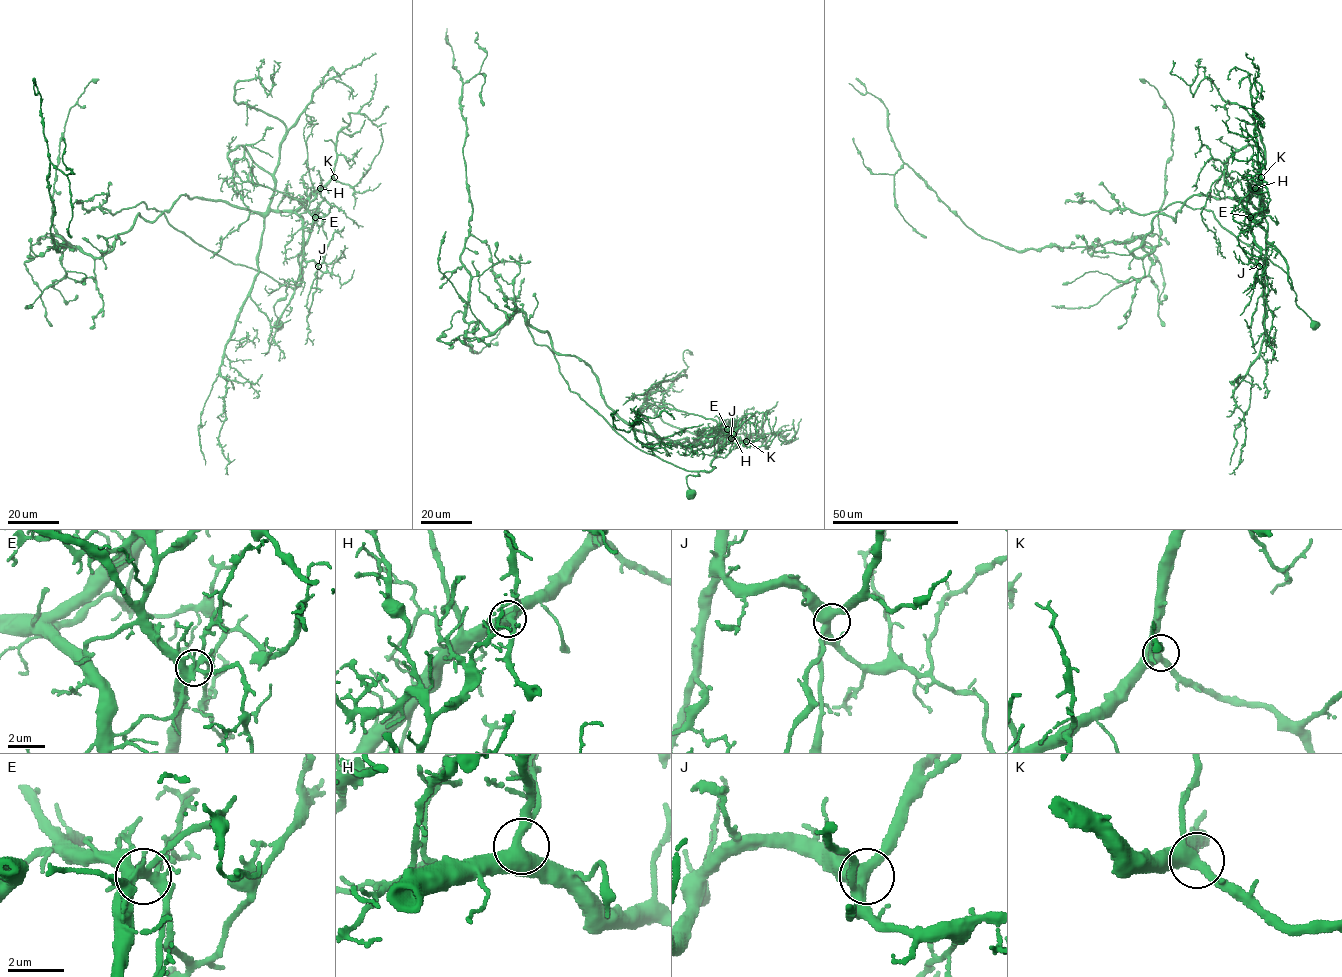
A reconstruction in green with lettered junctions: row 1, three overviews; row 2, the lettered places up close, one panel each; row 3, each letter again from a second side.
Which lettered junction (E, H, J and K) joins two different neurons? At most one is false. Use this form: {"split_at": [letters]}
{"split_at": ["E"]}

